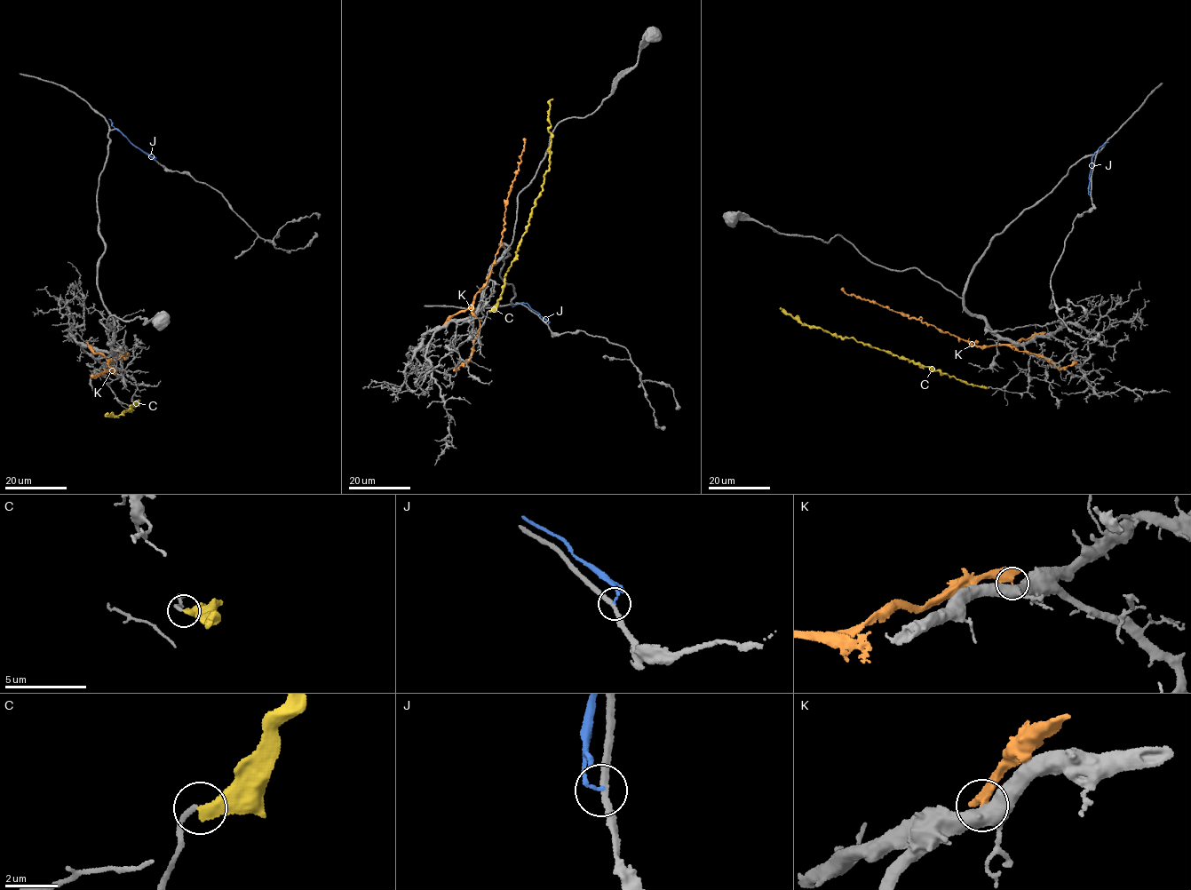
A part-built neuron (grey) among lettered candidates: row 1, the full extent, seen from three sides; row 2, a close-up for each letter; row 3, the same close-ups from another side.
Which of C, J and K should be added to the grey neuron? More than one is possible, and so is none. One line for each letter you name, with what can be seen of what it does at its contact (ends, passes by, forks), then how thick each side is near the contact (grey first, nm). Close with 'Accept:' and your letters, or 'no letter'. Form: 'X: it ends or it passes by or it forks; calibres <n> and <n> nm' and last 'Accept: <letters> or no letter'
Accept: no letter

